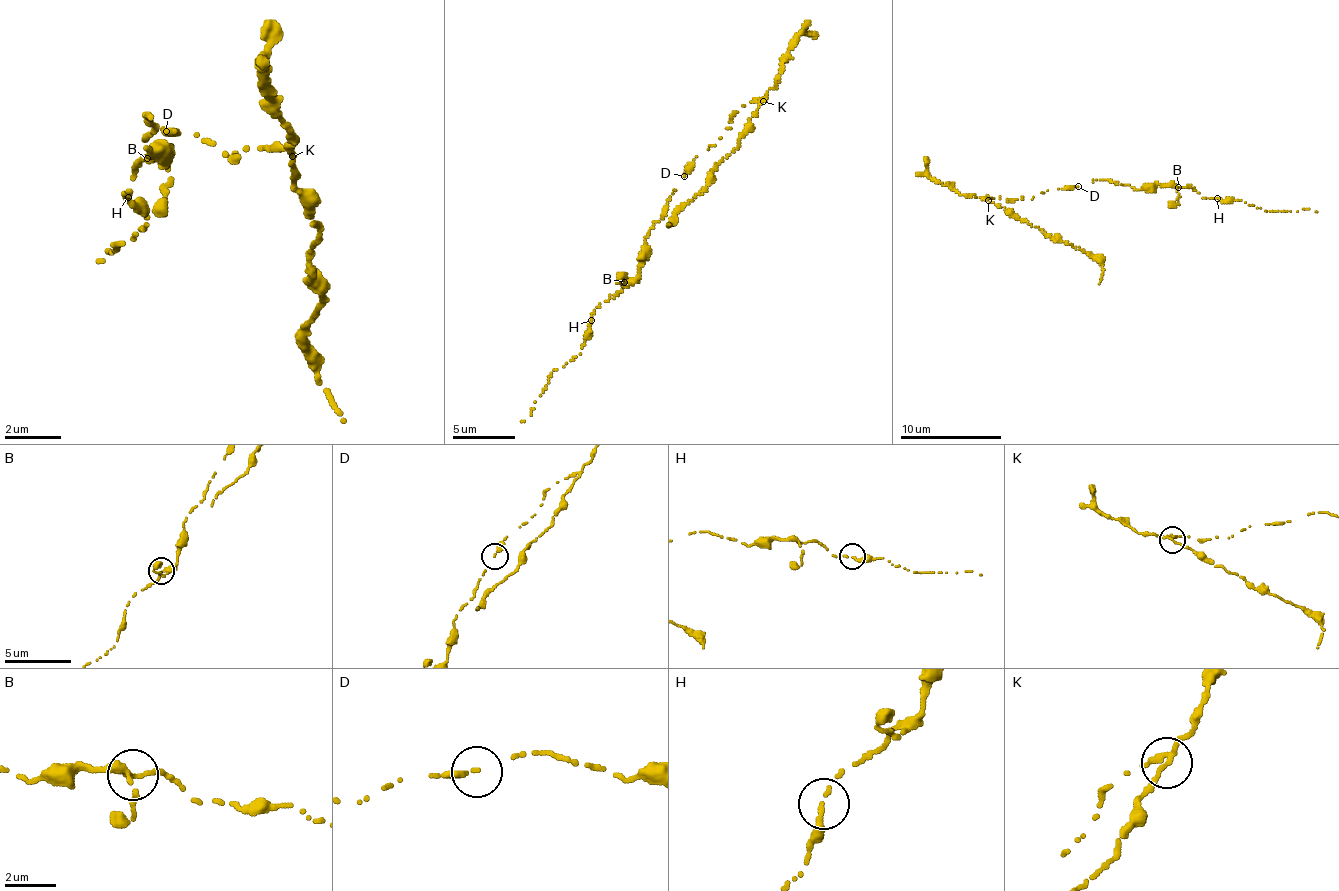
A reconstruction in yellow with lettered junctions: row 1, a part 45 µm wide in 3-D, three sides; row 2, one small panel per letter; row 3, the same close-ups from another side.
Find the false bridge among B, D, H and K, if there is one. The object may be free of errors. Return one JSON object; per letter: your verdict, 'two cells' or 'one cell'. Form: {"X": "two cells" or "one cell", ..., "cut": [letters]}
{"B": "one cell", "D": "one cell", "H": "one cell", "K": "two cells", "cut": ["K"]}

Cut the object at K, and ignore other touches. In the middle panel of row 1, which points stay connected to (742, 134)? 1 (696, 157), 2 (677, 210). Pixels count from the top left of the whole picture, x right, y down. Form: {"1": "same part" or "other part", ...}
{"1": "other part", "2": "same part"}

